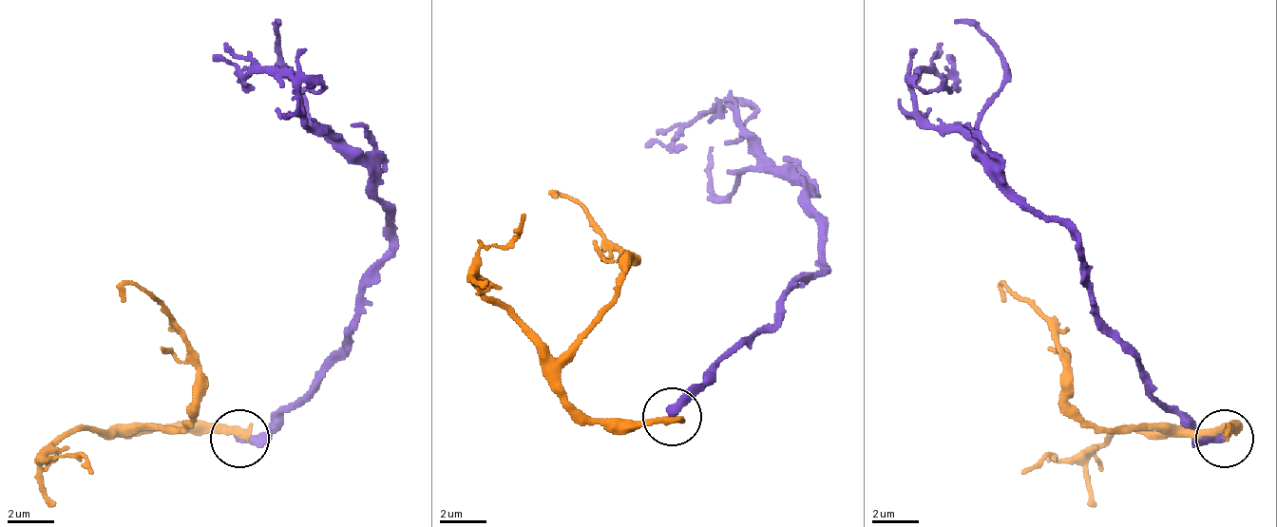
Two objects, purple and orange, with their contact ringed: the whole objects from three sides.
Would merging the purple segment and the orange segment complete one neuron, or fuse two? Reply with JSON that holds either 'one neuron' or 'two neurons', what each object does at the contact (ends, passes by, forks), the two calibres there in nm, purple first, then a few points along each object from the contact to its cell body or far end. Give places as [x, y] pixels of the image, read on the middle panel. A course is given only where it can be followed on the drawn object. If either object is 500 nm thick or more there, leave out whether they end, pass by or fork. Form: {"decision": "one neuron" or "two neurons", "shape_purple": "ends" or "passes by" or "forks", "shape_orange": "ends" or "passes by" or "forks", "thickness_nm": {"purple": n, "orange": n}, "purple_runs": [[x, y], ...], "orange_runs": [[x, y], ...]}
{"decision": "two neurons", "shape_purple": "ends", "shape_orange": "ends", "thickness_nm": {"purple": 400, "orange": 360}, "purple_runs": [[673, 418], [691, 388], [778, 312], [790, 289], [819, 272], [819, 218], [732, 107], [696, 113], [643, 148]], "orange_runs": [[673, 418], [591, 423], [562, 388], [562, 359], [608, 301], [626, 259], [573, 201], [556, 196]]}

